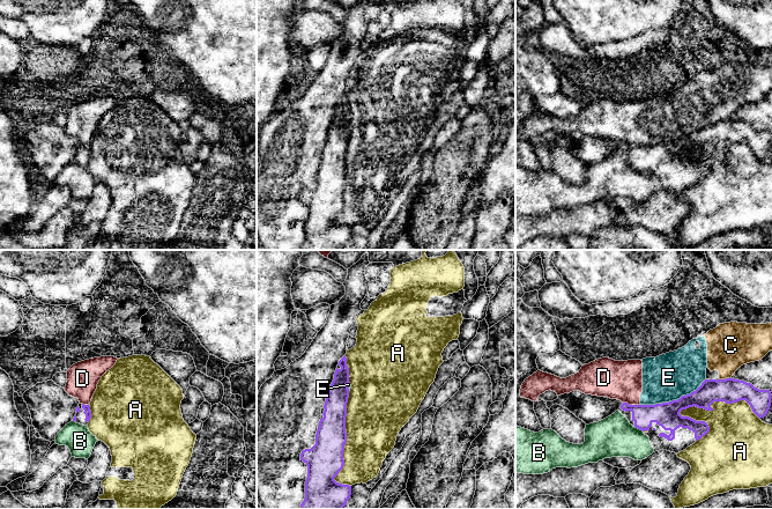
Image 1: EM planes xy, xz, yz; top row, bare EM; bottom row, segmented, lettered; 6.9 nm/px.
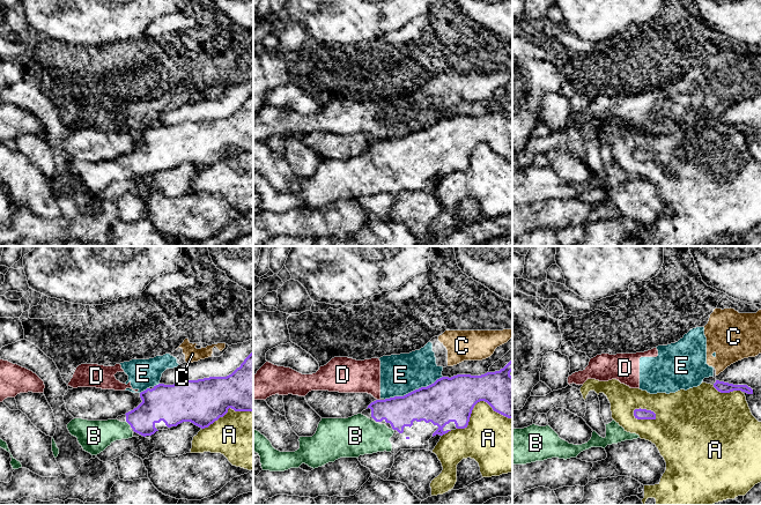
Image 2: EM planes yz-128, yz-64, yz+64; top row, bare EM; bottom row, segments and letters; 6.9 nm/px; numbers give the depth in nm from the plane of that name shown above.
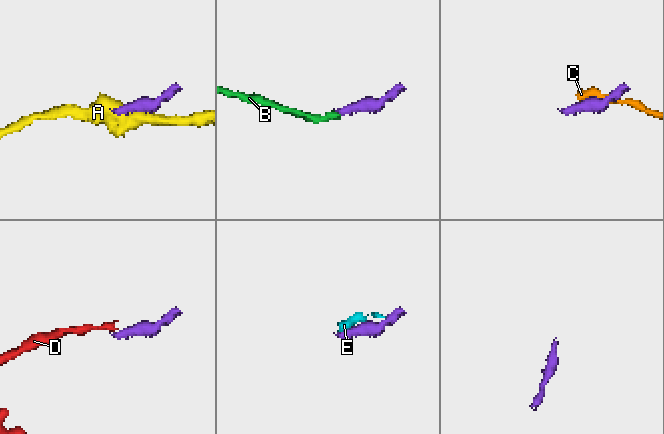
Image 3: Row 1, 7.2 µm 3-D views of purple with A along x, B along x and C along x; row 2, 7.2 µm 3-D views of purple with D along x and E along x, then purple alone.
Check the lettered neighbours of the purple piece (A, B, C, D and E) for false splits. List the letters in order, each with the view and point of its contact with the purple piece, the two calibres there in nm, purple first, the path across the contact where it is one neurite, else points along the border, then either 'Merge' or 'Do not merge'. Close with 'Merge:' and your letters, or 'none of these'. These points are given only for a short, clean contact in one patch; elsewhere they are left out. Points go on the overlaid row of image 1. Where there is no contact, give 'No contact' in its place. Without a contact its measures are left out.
A: Touches purple at yz (719, 400). Thickness 170 nm (purple) against 360 nm. Do not merge
B: Touches purple at yz (639, 428). Thickness 180 nm (purple) against 280 nm. Path across: yz (667, 414), (653, 414), (639, 428), (631, 436), (614, 436). Merge
C: Touches purple at yz (724, 380). Thickness 170 nm (purple) against 320 nm. Boundary: yz (729, 377), (719, 380). Do not merge
D: Touches purple at yz (631, 405). Thickness 170 nm (purple) against 280 nm. Boundary: yz (623, 401), (630, 405), (639, 405). Do not merge
E: Touches purple at yz (673, 400). Thickness 180 nm (purple) against 320 nm. Boundary: yz (705, 378), (695, 390), (676, 399), (640, 405). Do not merge
Merge: B

